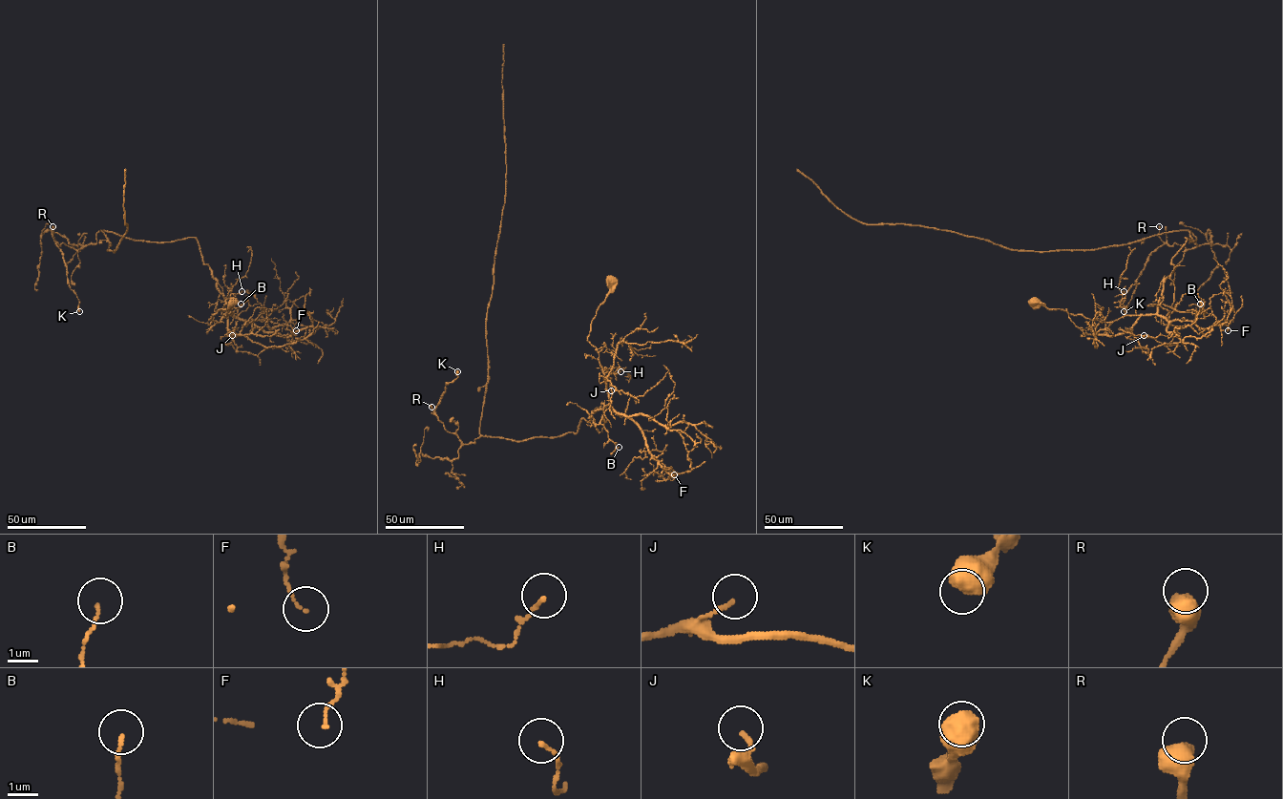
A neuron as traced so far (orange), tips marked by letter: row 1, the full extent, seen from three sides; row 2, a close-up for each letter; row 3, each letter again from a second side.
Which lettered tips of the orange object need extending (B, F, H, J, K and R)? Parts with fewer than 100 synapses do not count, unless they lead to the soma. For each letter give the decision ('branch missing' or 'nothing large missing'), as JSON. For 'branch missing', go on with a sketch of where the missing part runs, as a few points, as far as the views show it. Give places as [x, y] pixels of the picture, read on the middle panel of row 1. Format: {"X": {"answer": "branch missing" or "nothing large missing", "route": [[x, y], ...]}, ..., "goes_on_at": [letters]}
{"B": {"answer": "nothing large missing"}, "F": {"answer": "nothing large missing"}, "H": {"answer": "nothing large missing"}, "J": {"answer": "nothing large missing"}, "K": {"answer": "nothing large missing"}, "R": {"answer": "nothing large missing"}, "goes_on_at": []}

